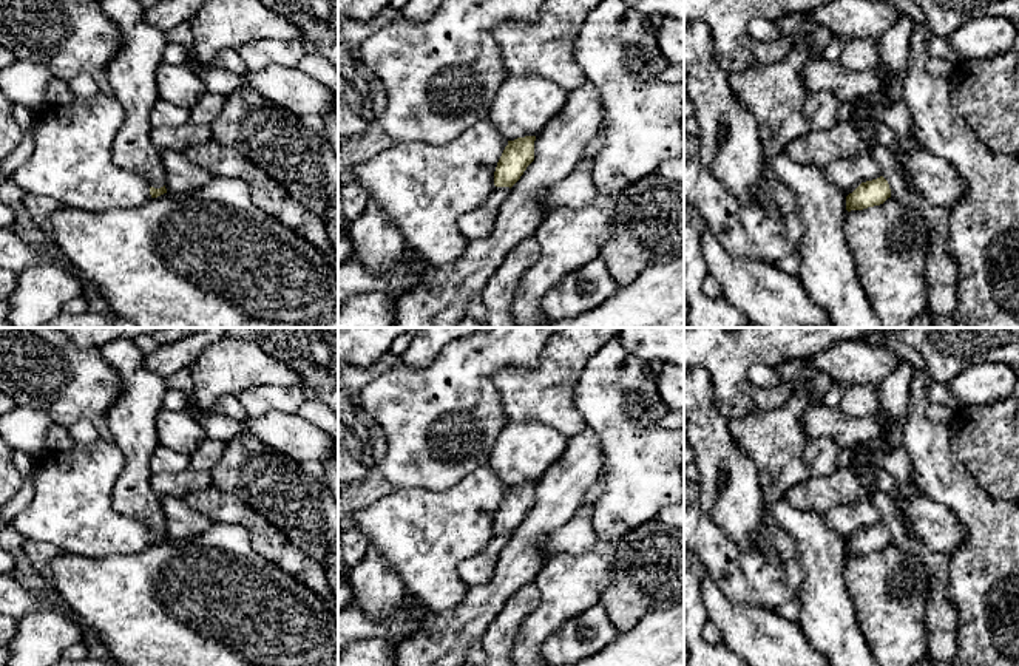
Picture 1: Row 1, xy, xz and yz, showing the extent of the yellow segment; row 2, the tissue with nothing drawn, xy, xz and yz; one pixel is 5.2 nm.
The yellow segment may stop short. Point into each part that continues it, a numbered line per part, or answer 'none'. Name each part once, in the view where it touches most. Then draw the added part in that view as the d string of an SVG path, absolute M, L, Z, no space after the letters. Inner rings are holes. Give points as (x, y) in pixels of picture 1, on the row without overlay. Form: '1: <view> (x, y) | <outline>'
1: yz (942, 618) | M914 479L900 482L892 491L874 491L869 499L879 508L888 527L891 544L917 556L929 572L926 596L926 647L936 666L959 666L959 612L948 595L950 555L934 552L912 538L905 525L900 505L920 496Z

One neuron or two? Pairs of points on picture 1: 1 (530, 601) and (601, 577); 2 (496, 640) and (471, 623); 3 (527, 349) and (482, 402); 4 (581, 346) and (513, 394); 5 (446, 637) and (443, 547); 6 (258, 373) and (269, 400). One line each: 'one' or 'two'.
1: two
2: two
3: one
4: one
5: two
6: two

